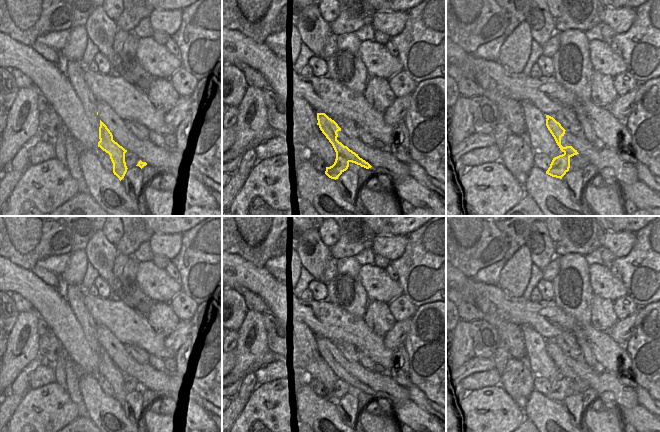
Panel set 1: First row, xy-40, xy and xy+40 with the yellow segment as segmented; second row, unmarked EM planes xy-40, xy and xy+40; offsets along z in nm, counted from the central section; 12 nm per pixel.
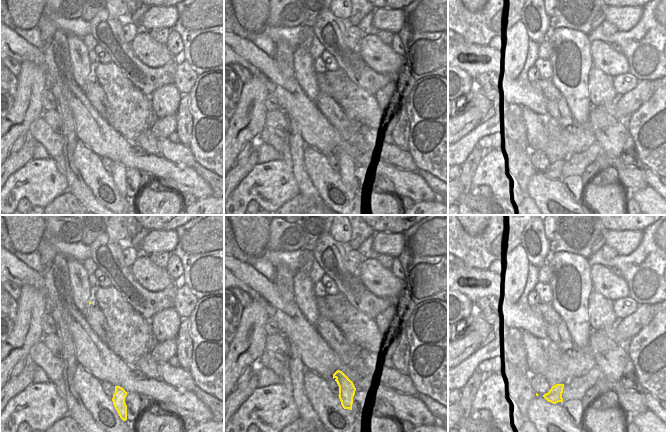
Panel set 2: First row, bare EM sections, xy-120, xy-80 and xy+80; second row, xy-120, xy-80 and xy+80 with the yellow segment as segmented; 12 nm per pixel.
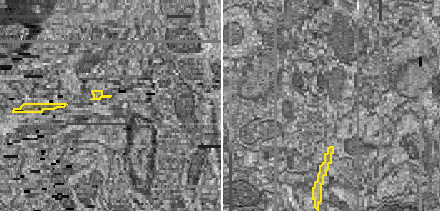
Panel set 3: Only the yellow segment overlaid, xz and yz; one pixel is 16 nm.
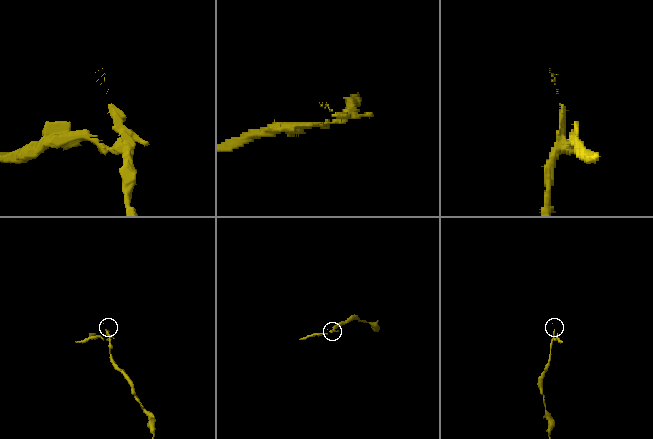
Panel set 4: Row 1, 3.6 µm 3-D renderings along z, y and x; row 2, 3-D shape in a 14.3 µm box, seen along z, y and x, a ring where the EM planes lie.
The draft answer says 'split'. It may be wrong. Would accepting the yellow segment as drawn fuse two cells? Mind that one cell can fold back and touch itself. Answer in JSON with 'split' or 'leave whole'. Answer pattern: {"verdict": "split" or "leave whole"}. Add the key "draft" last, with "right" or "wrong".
{"verdict": "split", "draft": "right"}

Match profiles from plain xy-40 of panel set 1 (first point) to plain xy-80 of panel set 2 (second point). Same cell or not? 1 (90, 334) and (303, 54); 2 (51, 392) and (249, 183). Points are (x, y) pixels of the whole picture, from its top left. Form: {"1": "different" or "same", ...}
{"1": "same", "2": "same"}

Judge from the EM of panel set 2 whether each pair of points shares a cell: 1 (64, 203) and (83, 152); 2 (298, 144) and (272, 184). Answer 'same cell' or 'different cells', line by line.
1: different cells
2: different cells

